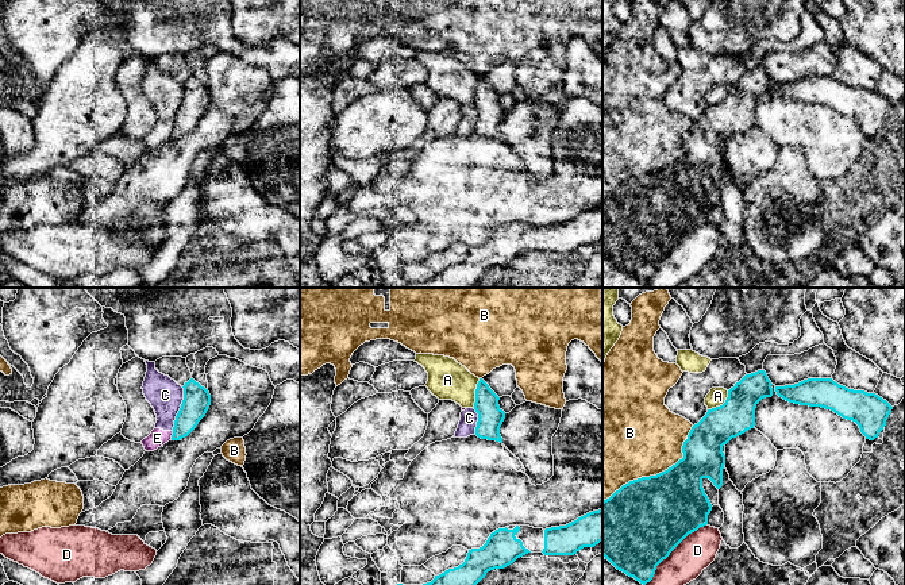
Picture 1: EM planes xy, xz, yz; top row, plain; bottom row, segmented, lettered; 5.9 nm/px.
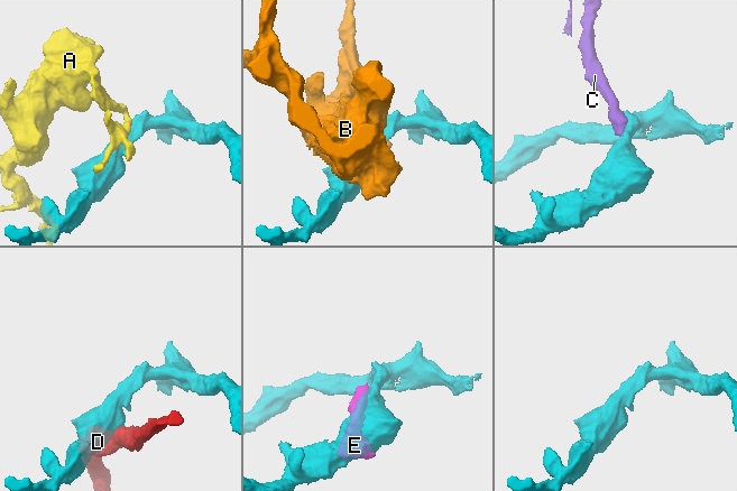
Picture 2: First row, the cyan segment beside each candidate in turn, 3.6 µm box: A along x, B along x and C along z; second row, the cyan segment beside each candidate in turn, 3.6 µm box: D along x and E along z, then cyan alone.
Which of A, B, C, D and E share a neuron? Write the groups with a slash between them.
A / B / C E / D

